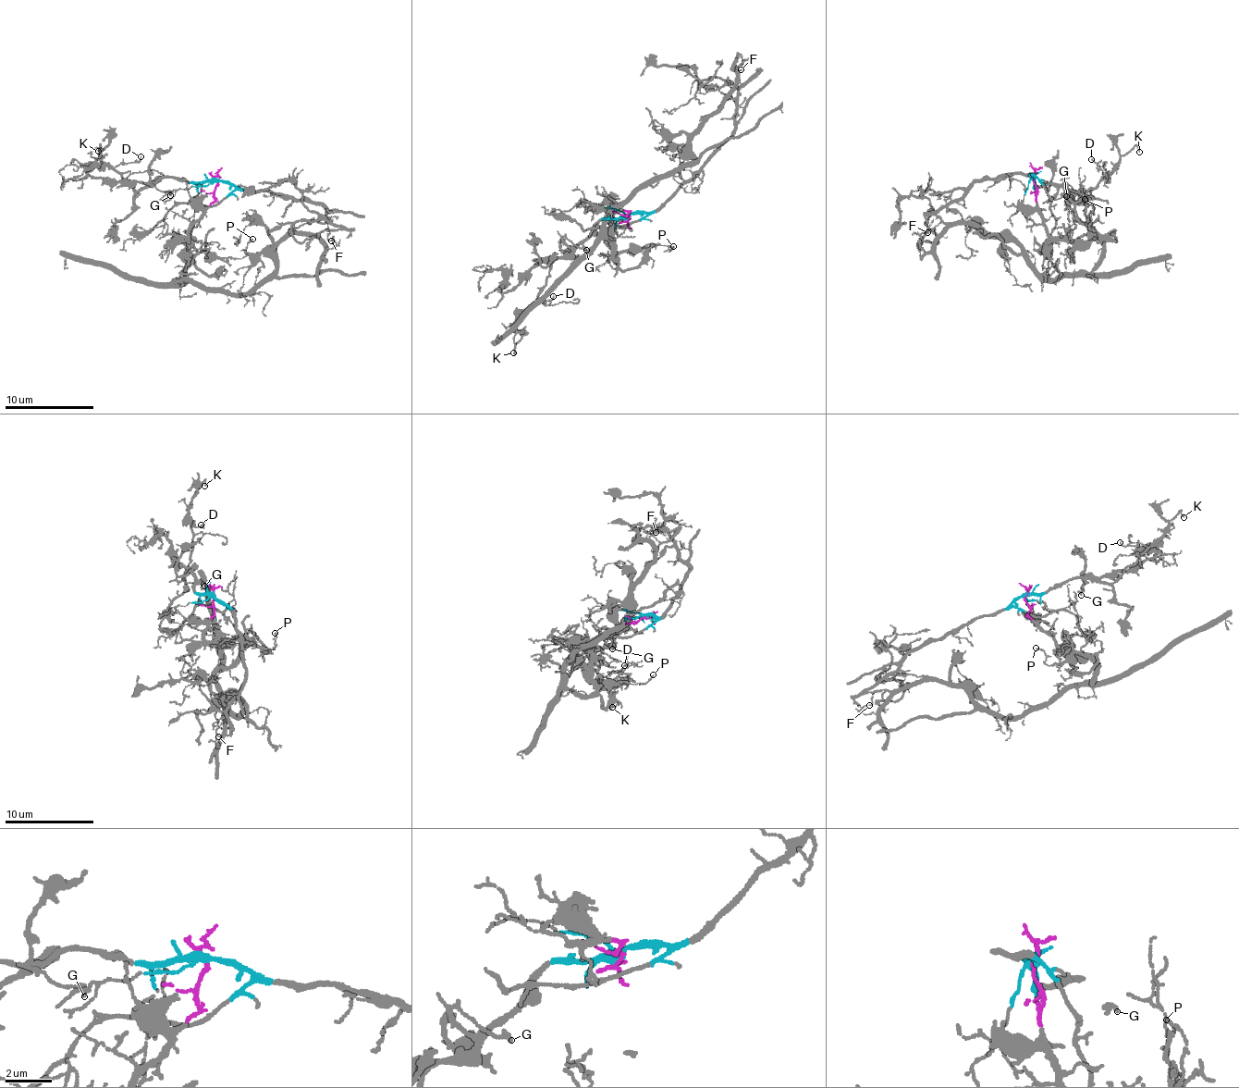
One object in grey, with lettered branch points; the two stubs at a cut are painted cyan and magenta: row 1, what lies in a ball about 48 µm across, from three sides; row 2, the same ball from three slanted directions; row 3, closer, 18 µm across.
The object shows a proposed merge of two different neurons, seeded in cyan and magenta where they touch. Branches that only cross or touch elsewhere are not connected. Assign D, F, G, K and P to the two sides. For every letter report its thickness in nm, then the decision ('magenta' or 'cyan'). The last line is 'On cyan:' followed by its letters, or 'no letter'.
D: 80 nm thick; cyan
F: 110 nm thick; magenta
G: 180 nm thick; cyan
K: 130 nm thick; cyan
P: 130 nm thick; magenta
On cyan: D, G, K

